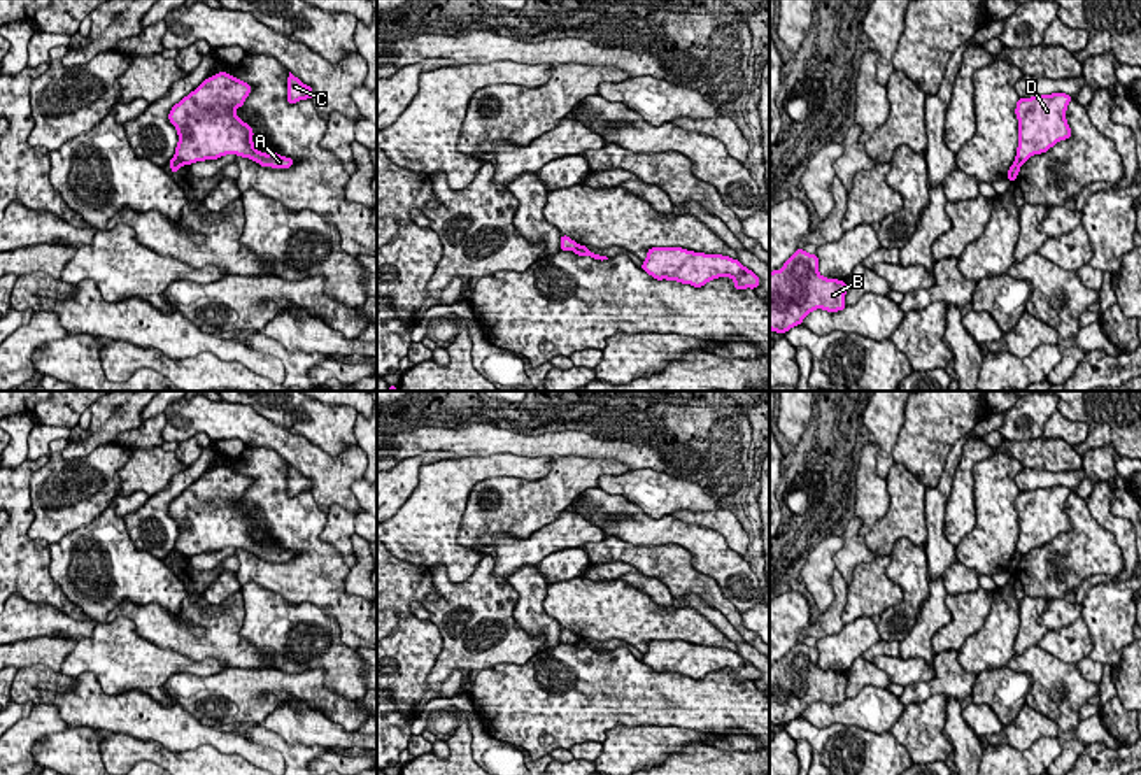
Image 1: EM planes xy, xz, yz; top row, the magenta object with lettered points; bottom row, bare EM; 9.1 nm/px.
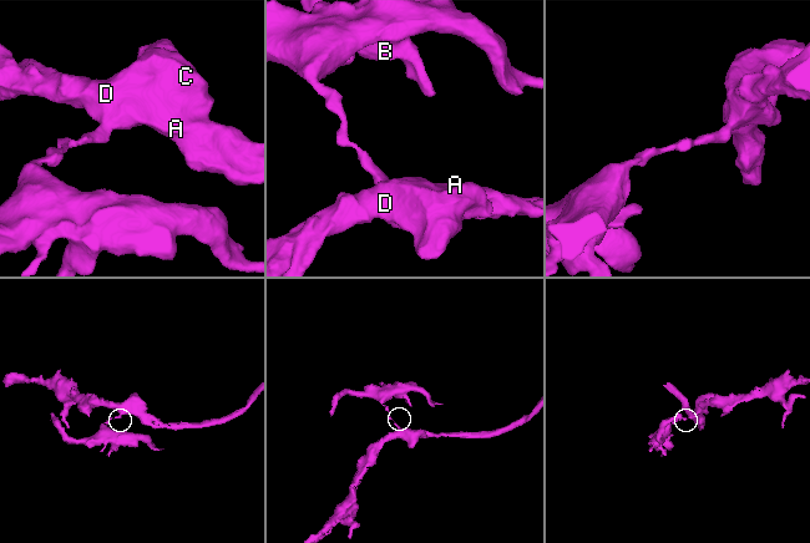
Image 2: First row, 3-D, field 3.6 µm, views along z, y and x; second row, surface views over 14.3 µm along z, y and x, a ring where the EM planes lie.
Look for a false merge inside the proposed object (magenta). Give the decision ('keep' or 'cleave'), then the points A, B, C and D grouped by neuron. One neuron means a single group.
cleave | A C D / B

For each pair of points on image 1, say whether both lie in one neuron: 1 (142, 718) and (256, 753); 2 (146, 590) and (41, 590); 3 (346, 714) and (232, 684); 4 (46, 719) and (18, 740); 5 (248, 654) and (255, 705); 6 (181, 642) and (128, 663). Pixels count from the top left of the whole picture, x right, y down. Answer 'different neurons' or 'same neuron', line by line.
1: same neuron
2: different neurons
3: same neuron
4: same neuron
5: different neurons
6: different neurons

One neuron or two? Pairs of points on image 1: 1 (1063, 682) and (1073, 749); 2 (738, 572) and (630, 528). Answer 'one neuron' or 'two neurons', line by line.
1: one neuron
2: one neuron

